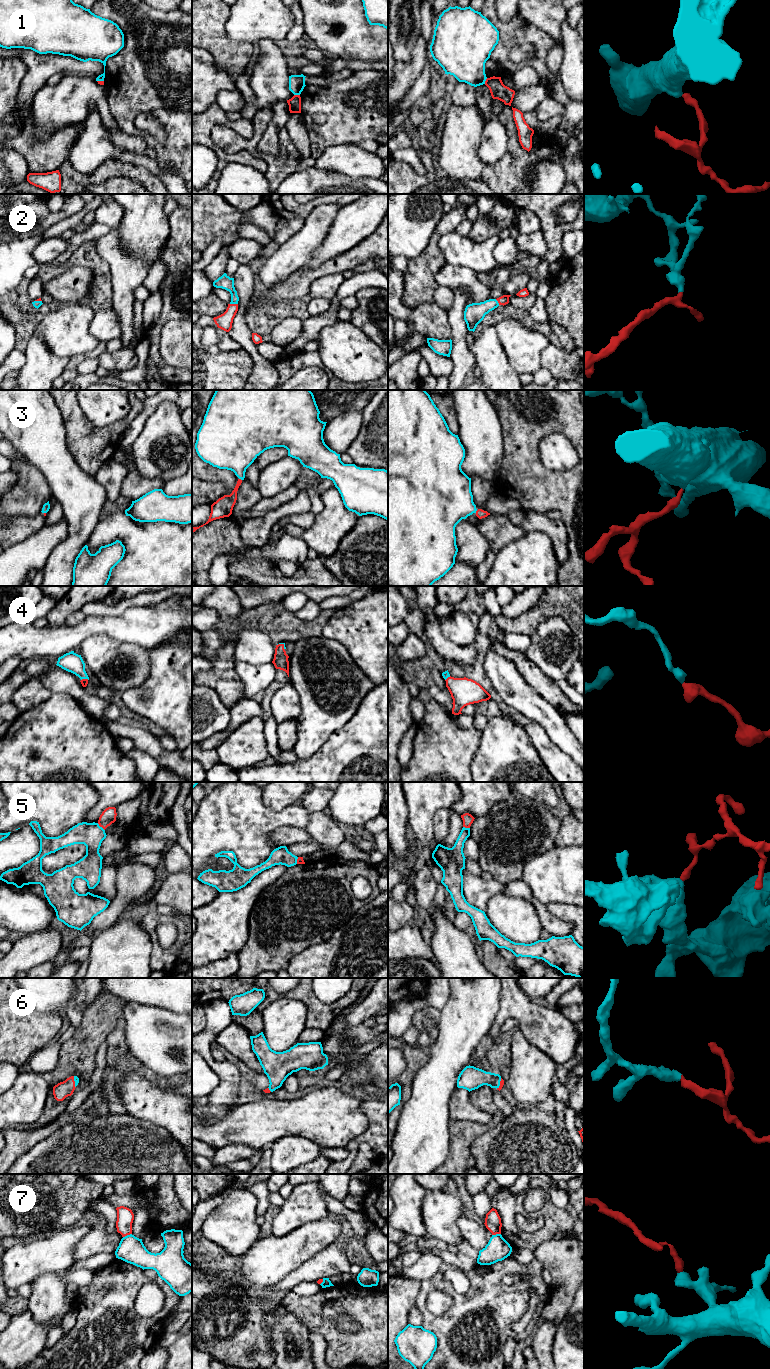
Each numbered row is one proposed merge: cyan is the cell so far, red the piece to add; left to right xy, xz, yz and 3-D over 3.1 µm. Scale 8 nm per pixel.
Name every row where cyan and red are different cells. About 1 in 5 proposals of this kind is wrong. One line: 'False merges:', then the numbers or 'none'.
False merges: 1, 5, 7

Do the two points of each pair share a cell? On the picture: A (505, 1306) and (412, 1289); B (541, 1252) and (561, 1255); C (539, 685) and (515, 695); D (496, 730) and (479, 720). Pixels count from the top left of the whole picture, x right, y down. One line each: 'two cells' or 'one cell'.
A: two cells
B: one cell
C: two cells
D: two cells

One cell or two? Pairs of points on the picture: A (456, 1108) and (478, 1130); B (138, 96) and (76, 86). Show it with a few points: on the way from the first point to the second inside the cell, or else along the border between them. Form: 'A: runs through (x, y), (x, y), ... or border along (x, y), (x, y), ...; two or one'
A: border along (491, 1115), (487, 1122), (450, 1119); two
B: border along (104, 84), (108, 108), (112, 114); two

